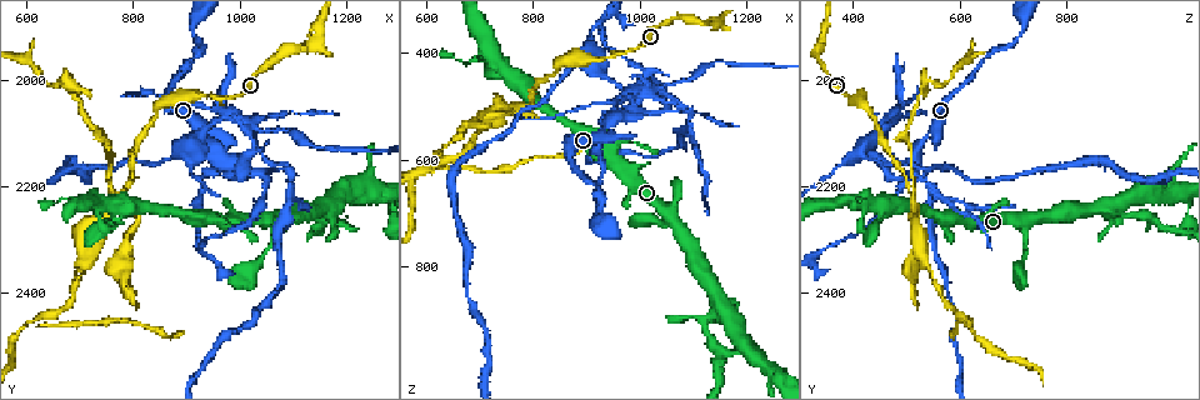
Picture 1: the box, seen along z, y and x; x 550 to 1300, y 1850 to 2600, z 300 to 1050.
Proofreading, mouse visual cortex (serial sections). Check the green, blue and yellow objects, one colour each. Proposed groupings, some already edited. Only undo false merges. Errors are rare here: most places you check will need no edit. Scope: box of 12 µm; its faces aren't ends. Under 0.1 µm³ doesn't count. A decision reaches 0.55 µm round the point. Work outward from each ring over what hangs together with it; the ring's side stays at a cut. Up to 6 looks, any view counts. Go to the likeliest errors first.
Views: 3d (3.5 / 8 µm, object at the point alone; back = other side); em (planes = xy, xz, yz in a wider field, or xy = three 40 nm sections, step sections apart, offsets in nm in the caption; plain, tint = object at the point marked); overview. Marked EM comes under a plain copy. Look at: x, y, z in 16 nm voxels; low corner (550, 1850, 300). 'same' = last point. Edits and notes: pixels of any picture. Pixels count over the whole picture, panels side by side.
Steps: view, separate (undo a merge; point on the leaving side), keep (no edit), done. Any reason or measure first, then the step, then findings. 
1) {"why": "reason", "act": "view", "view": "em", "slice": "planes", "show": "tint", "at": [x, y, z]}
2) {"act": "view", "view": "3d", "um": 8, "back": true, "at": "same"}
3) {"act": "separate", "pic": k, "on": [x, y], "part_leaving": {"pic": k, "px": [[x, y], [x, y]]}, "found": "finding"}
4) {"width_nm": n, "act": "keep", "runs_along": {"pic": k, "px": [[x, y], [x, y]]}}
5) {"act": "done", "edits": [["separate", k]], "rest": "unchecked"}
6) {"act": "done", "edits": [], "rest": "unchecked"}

{"why": "four arms meet", "act": "view", "view": "3d", "um": 3.5, "at": [775, 2215, 515]}

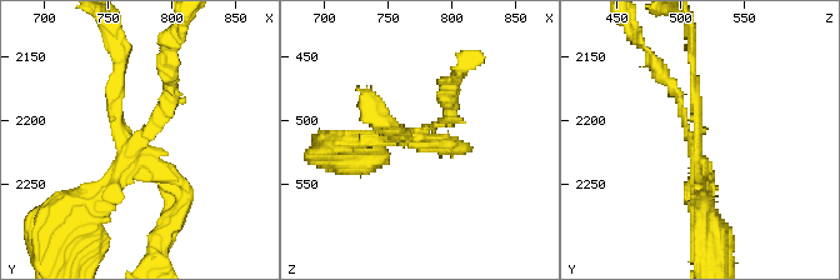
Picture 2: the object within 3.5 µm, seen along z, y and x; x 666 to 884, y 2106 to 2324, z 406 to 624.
{"arms": 4, "arm_widths_nm": [100, 150, 200, 200], "act": "view", "view": "em", "slice": "planes", "show": "tint", "at": [774, 2220, 512]}

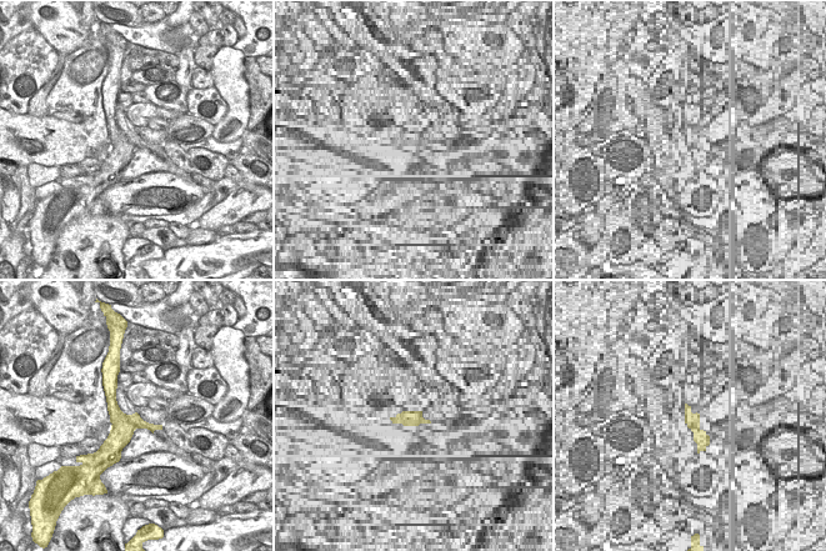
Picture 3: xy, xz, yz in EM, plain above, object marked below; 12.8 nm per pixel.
{"width_nm": 300, "act": "separate", "pic": 2, "on": [171, 199], "found": "two cells meet here"}

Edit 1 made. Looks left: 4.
{"why": "redraw", "act": "view", "view": "overview"}

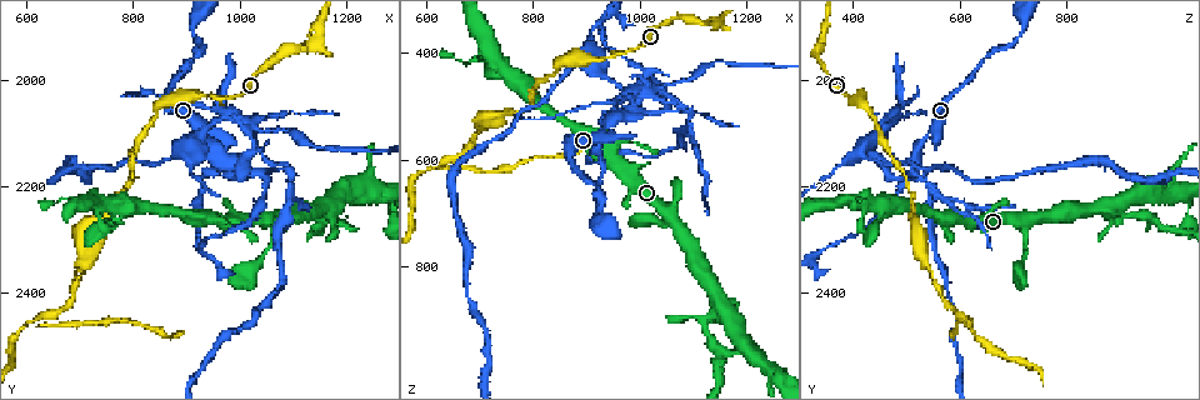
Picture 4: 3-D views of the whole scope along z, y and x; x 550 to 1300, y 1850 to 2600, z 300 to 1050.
{"why": "three-way junction", "act": "view", "view": "3d", "um": 3.5, "at": [615, 2445, 610]}

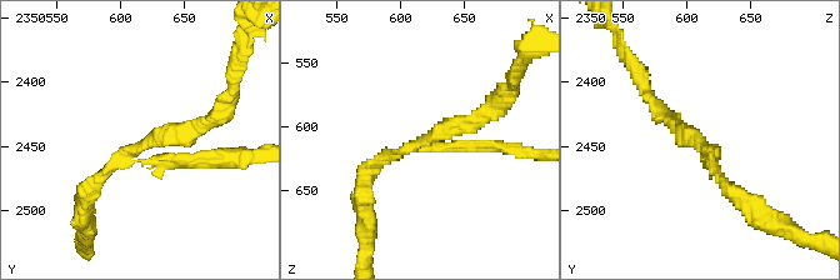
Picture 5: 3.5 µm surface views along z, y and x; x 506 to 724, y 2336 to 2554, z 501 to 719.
{"arms": 3, "arm_widths_nm": [150, 150, 200], "act": "view", "view": "em", "slice": "xy", "step": 5, "show": "tint", "at": [620, 2446, 610]}

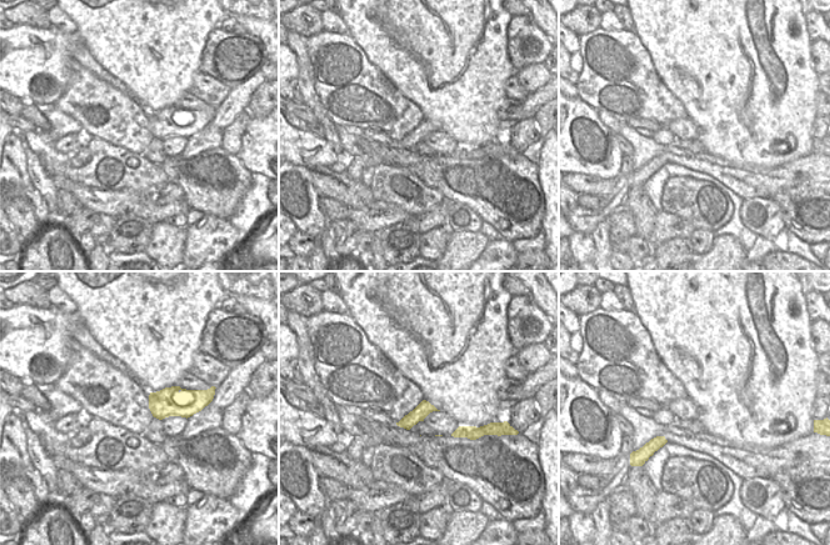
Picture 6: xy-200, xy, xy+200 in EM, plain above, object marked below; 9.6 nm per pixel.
{"width_nm": 140, "act": "keep", "runs_along": {"pic": 5, "px": [[215, 118], [139, 144], [89, 190]]}, "found": "continuous, no second cell"}

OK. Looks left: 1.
{"act": "done", "edits": [["separate", 2]], "rest": "unchecked"}

